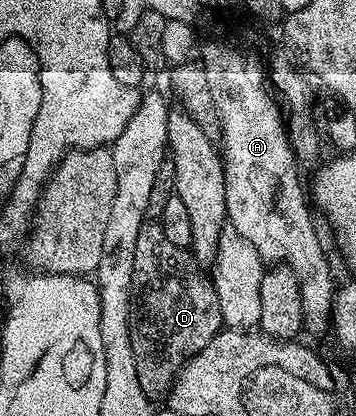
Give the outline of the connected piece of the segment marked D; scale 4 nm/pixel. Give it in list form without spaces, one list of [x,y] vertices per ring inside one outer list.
[[[172,160],[161,162],[159,171],[155,175],[155,187],[151,187],[151,199],[145,212],[145,221],[139,227],[139,239],[135,242],[135,275],[133,276],[133,310],[129,316],[131,327],[131,347],[135,351],[135,375],[139,375],[139,387],[150,399],[164,398],[173,388],[173,381],[178,373],[215,335],[223,328],[217,292],[212,280],[201,274],[197,261],[192,257],[189,249],[180,249],[165,237],[161,226],[163,207],[167,207],[167,199],[174,196],[173,176],[175,167]]]

